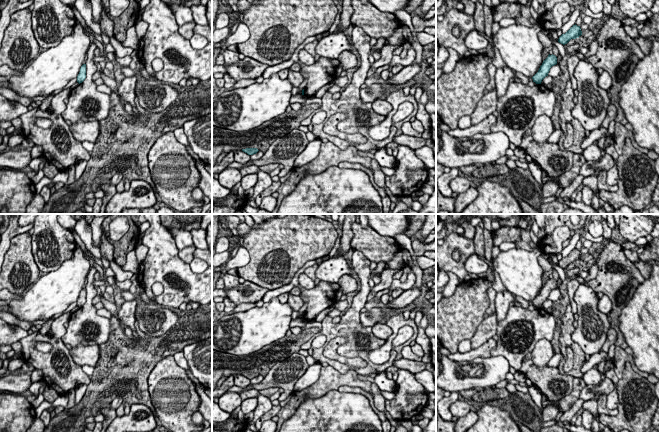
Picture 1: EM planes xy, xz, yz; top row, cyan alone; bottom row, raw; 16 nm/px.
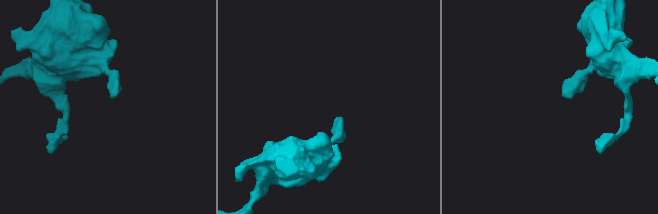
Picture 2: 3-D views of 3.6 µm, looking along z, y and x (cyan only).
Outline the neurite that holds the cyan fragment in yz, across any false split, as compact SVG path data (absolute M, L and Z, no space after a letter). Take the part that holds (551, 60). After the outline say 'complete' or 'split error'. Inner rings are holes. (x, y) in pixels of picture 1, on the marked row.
M548 55L548 57L543 61L538 72L532 77L533 82L536 84L541 84L542 80L548 76L550 68L557 64L557 57L555 55Z; complete

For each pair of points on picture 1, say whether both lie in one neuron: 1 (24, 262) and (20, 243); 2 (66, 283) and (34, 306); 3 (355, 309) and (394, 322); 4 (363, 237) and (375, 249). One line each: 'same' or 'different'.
1: same
2: same
3: different
4: same

